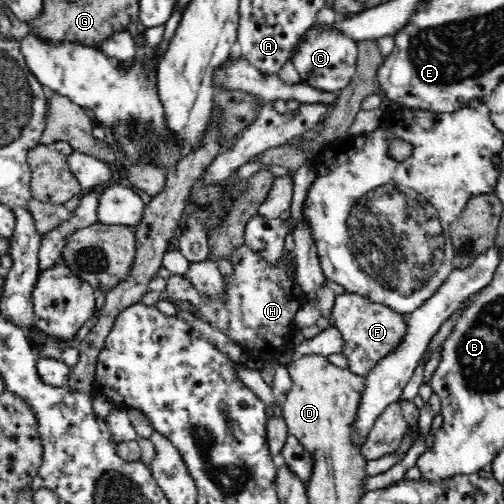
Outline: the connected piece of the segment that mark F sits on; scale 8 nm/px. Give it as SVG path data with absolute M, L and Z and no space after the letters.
M344 293L336 296L333 312L333 327L342 333L344 347L342 352L348 360L347 369L358 376L366 376L379 364L386 354L400 347L407 334L407 315L392 311L392 308L368 301L364 296Z

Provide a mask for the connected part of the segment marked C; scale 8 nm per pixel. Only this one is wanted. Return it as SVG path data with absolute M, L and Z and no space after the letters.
M315 22L299 38L296 47L297 54L293 64L302 78L301 81L324 92L340 92L356 74L358 57L357 43L339 33L333 26Z

